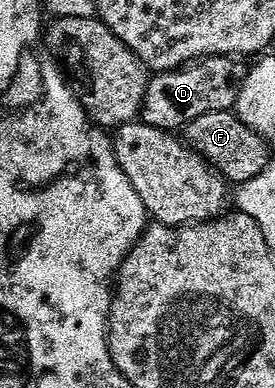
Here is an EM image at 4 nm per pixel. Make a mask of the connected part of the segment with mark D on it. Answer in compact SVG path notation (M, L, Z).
M215 55L190 61L178 69L154 73L146 82L140 120L152 127L178 131L196 119L196 115L204 115L204 111L233 110L246 77L246 69L238 61L241 60L230 55Z

